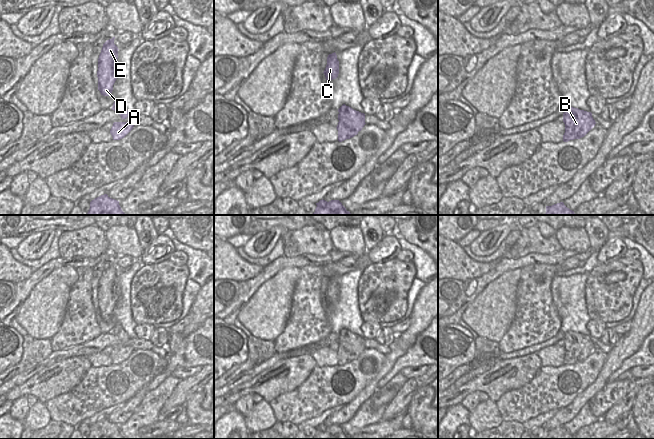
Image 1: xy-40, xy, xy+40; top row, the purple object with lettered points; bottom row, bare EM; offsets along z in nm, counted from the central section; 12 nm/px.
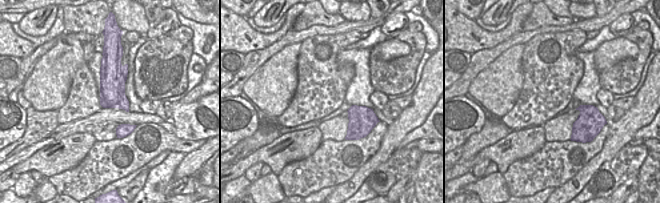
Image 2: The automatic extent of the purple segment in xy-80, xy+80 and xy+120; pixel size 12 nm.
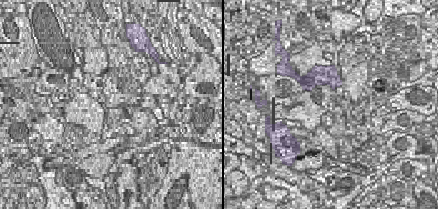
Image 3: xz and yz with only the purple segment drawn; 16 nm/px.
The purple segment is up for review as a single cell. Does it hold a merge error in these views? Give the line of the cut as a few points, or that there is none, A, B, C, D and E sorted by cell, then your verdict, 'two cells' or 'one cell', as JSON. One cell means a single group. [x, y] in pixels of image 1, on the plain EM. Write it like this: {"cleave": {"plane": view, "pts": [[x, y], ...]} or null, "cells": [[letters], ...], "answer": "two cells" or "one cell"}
{"cleave": {"plane": "xy-40", "pts": [[123, 330], [115, 334]]}, "cells": [["A", "B"], ["C", "D", "E"]], "answer": "two cells"}

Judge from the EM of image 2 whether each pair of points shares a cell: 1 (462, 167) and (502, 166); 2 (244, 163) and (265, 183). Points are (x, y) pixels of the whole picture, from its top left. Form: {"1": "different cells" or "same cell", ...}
{"1": "same cell", "2": "different cells"}

